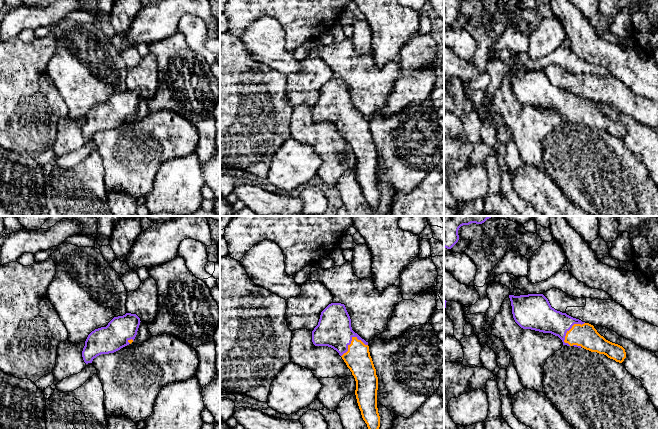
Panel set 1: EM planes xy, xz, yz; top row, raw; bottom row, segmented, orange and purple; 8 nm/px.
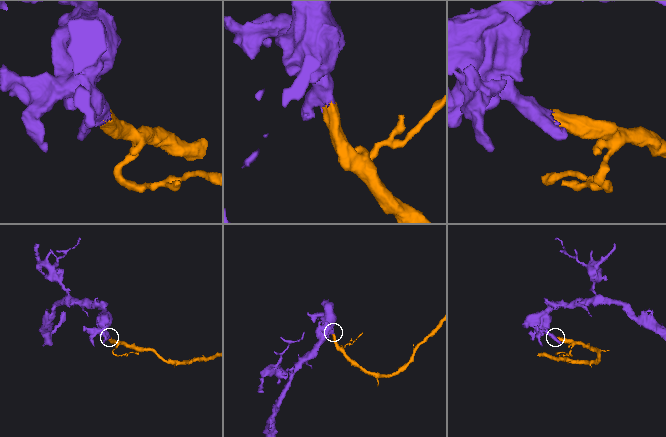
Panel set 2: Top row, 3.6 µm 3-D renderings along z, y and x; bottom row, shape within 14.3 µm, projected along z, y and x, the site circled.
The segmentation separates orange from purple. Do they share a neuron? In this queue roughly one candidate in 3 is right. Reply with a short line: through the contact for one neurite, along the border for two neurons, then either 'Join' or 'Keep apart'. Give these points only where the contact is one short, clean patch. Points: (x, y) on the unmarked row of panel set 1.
Line: xz (357, 134), (352, 124), (352, 116), (344, 116), (334, 106). Join

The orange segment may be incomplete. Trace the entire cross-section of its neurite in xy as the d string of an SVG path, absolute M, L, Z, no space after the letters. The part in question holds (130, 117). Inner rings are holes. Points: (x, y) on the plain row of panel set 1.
M126 89L114 93L106 103L92 107L82 127L84 138L92 139L101 130L114 129L131 120L137 111L140 98L136 90Z

